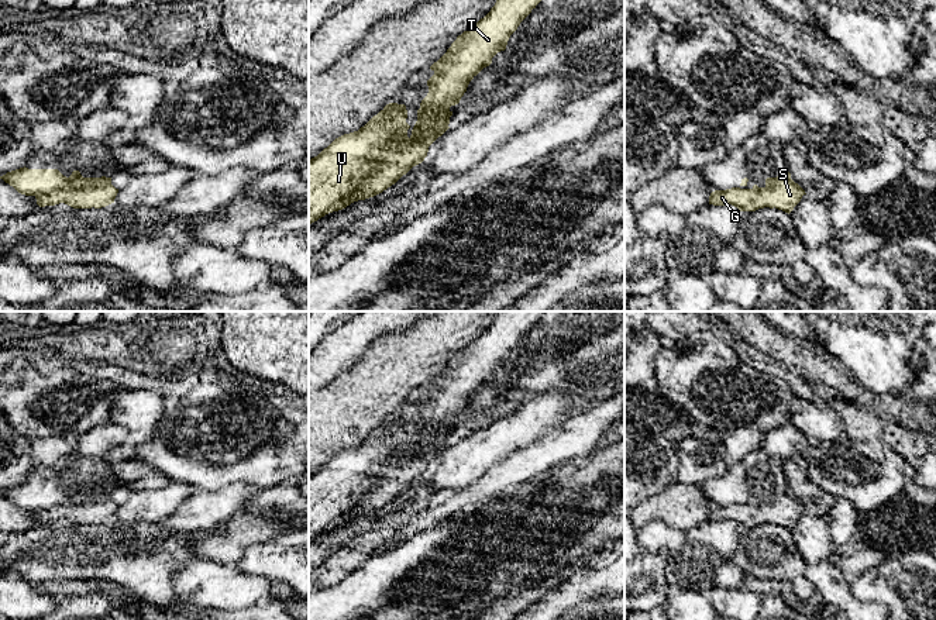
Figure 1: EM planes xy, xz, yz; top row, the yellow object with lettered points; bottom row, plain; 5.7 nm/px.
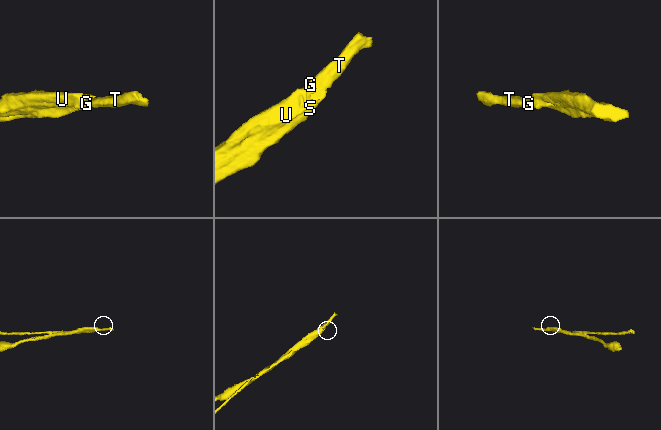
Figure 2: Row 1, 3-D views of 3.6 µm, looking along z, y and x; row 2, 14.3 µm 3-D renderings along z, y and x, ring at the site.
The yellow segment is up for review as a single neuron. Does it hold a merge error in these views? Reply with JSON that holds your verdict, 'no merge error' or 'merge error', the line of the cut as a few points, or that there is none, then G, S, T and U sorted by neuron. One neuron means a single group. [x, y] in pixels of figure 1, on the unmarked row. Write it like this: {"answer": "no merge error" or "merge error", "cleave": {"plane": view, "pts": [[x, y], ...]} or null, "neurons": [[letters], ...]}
{"answer": "merge error", "cleave": {"plane": "xz", "pts": [[409, 454], [401, 465], [386, 469], [333, 526]]}, "neurons": [["G", "S", "T"], ["U"]]}

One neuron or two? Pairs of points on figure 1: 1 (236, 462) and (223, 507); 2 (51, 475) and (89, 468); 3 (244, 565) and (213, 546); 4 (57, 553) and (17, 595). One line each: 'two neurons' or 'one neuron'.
1: two neurons
2: one neuron
3: two neurons
4: two neurons

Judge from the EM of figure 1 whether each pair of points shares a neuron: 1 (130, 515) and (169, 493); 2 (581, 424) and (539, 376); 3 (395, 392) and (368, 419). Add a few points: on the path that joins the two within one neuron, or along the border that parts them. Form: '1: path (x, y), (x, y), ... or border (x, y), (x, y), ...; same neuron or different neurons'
1: path (140, 507), (159, 503); same neuron
2: border (604, 400), (573, 416); different neurons
3: path (388, 399), (375, 412); same neuron

